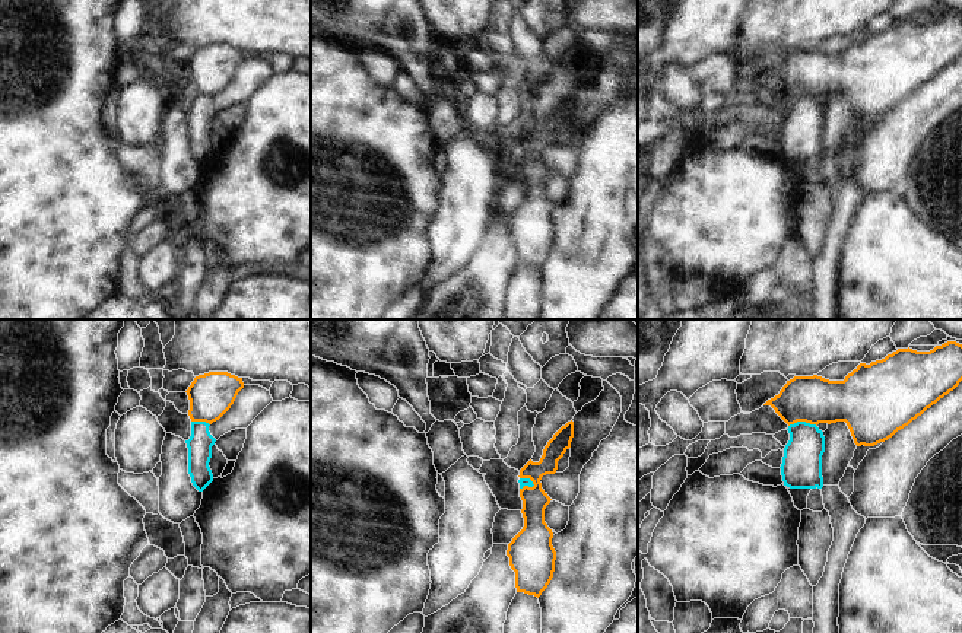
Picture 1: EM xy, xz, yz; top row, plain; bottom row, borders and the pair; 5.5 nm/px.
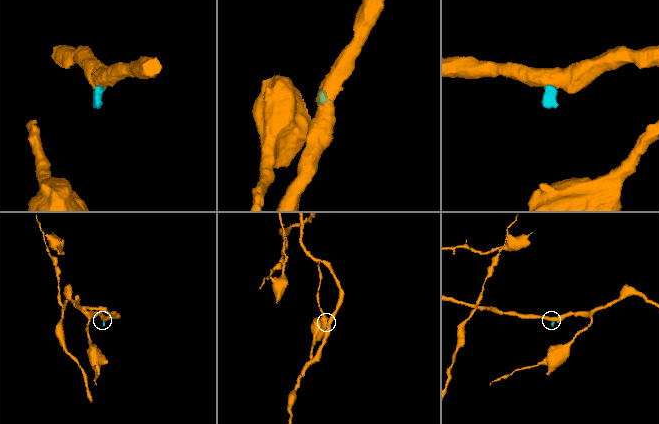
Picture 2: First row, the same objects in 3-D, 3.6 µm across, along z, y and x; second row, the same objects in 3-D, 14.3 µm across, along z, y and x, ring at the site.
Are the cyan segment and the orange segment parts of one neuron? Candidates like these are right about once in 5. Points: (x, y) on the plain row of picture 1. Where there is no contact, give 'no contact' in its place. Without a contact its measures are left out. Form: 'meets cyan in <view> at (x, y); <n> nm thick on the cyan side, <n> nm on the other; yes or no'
meets cyan in yz at (802, 95); 220 nm thick on the cyan side, 260 nm on the other; no

